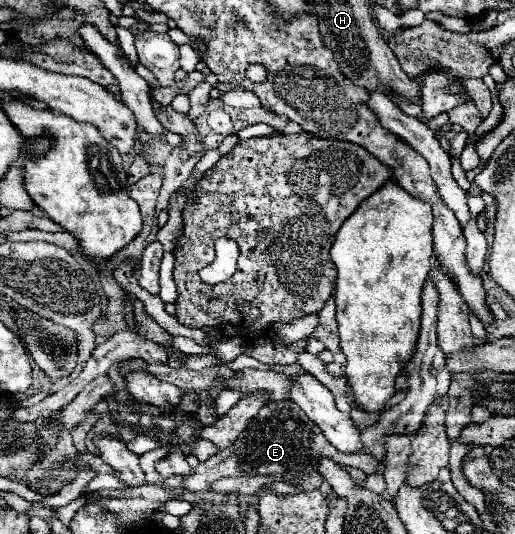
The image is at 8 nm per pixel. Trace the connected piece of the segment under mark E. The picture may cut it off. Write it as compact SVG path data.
M274 402L260 408L258 416L248 424L248 428L238 436L236 444L230 448L214 454L210 460L200 462L196 468L192 468L192 474L186 476L184 488L186 492L202 492L210 490L210 484L226 478L226 476L268 476L278 474L284 478L284 482L294 484L298 492L308 492L314 488L320 488L320 476L316 476L316 470L312 468L312 456L330 456L338 464L348 464L354 468L360 468L366 474L378 474L380 472L380 460L376 460L370 454L350 454L344 456L342 452L336 452L328 440L324 440L324 434L308 416L304 416L302 408L296 406L296 402Z

